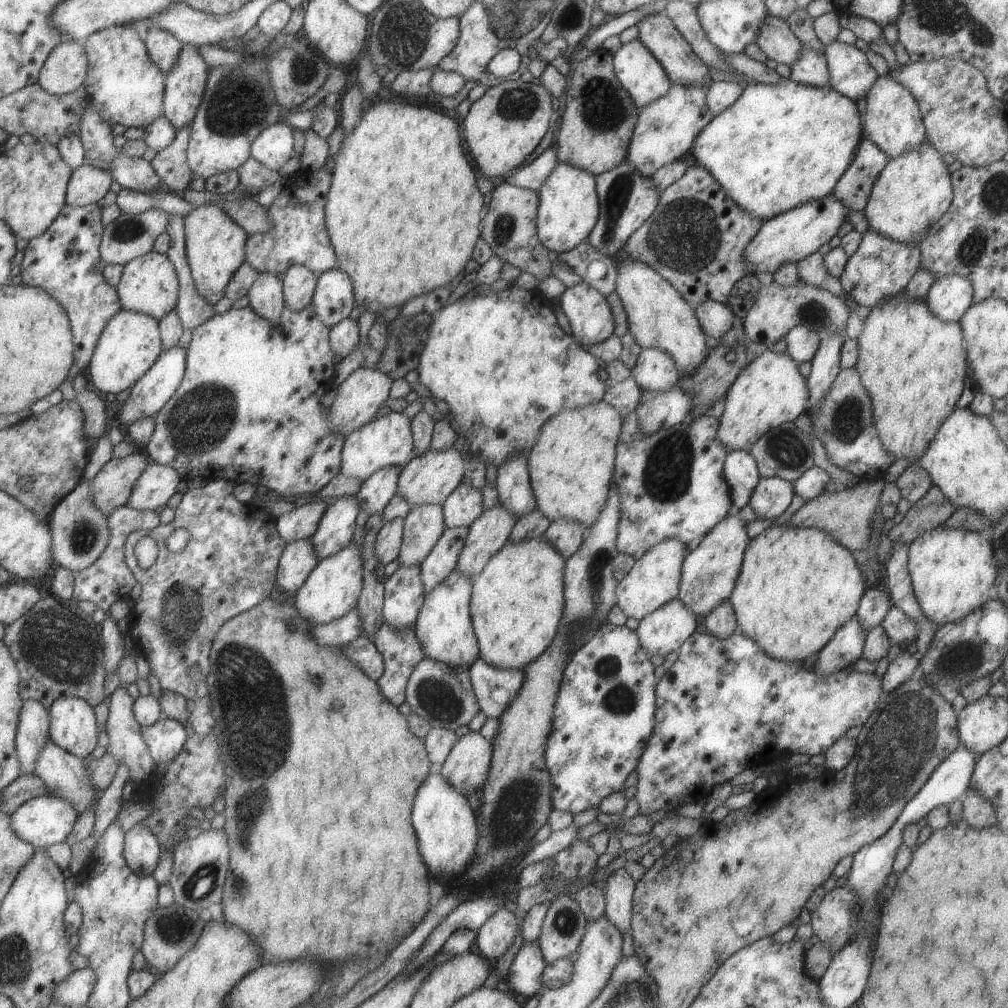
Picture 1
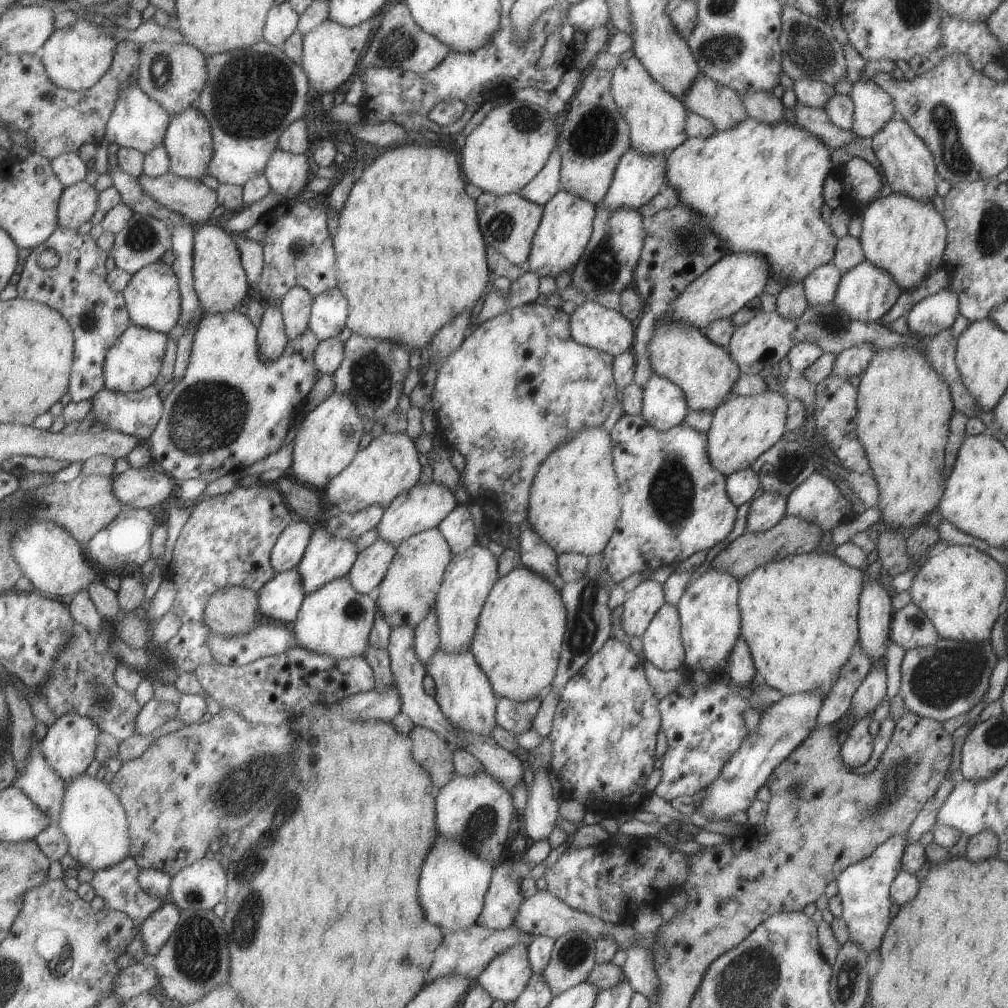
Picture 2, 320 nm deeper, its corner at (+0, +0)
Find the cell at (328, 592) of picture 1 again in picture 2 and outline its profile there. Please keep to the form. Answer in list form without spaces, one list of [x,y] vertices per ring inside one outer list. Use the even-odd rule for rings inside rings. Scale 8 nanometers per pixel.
[[[341,577],[330,580],[315,592],[305,595],[296,619],[290,625],[296,644],[301,648],[337,660],[363,657],[376,612],[374,595],[355,592],[347,577]]]

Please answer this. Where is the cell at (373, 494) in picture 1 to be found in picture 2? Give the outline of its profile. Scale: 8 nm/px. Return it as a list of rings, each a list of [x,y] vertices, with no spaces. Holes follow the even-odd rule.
[[[371,505],[354,513],[341,513],[325,522],[324,529],[340,539],[355,540],[360,534],[375,529],[381,520],[384,509]]]

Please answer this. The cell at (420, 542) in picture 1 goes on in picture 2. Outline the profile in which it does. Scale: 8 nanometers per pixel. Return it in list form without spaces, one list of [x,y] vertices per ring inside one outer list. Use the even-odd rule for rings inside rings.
[[[437,527],[410,536],[395,547],[395,554],[374,594],[377,612],[391,628],[401,625],[415,628],[434,606],[443,572],[453,554]]]

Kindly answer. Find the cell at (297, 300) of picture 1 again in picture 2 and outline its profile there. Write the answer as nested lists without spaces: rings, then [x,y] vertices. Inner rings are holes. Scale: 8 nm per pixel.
[[[301,287],[290,288],[280,300],[279,308],[288,340],[303,334],[308,327],[312,296]]]

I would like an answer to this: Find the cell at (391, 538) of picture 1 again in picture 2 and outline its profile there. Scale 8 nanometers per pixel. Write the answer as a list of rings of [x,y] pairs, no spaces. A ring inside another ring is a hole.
[[[375,539],[356,556],[355,562],[346,574],[355,592],[374,595],[378,584],[395,554],[396,547],[387,541]]]

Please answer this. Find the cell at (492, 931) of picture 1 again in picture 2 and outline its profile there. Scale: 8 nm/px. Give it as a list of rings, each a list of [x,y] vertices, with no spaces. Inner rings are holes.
[[[516,944],[494,956],[474,982],[492,1001],[501,1000],[506,1004],[520,995],[532,973],[524,944]]]

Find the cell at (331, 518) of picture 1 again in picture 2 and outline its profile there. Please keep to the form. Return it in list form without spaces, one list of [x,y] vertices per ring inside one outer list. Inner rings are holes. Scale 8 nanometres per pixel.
[[[324,528],[315,530],[295,568],[304,594],[315,592],[330,580],[346,577],[358,554],[353,540],[340,539]]]

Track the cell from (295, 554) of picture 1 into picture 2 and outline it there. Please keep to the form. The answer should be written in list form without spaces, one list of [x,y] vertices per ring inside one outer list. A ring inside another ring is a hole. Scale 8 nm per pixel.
[[[296,569],[275,574],[257,592],[257,615],[291,624],[305,596]]]

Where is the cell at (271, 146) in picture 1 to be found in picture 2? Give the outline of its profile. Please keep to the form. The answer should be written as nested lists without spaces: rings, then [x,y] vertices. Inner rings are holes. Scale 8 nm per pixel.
[[[277,148],[270,154],[262,175],[270,188],[287,202],[296,200],[297,194],[308,188],[313,172],[309,169],[307,154],[294,155]]]

